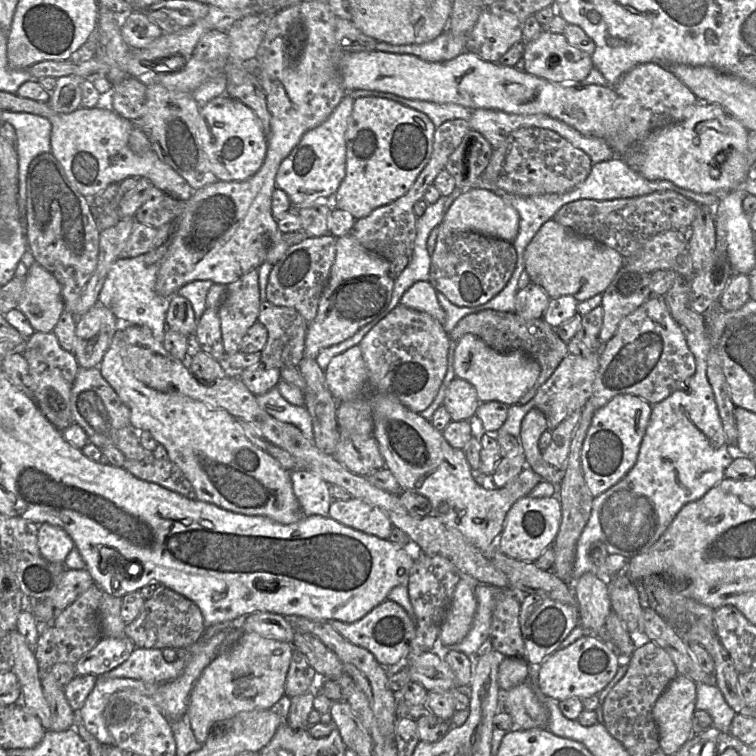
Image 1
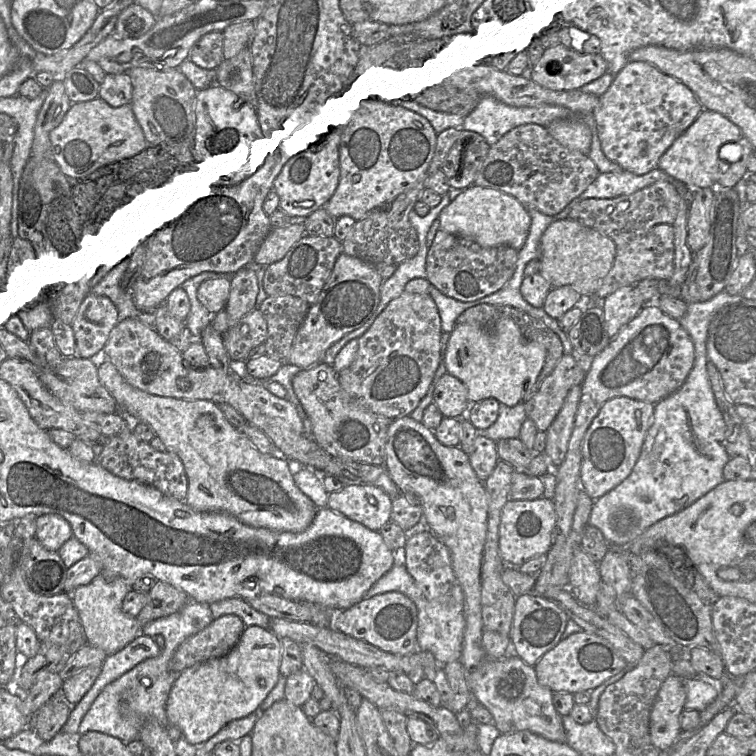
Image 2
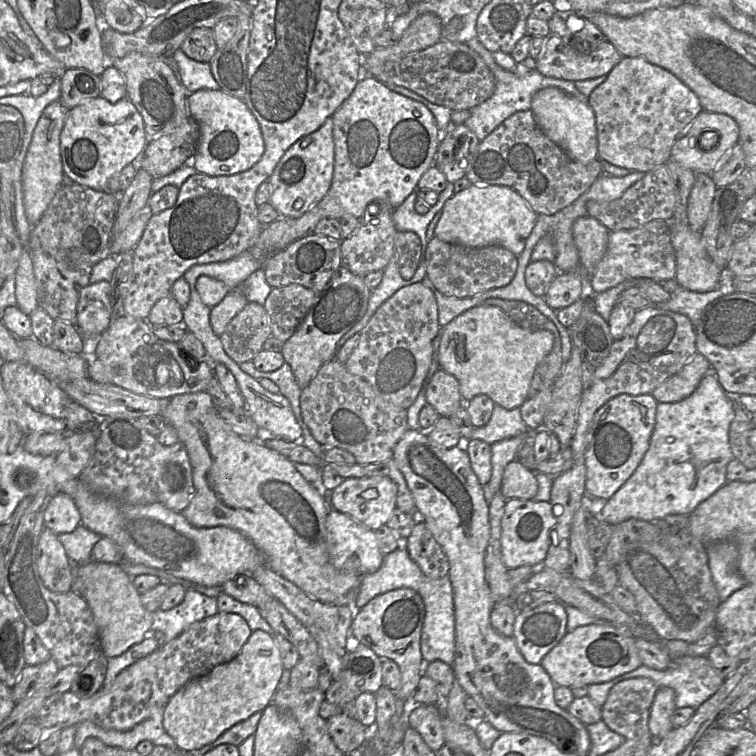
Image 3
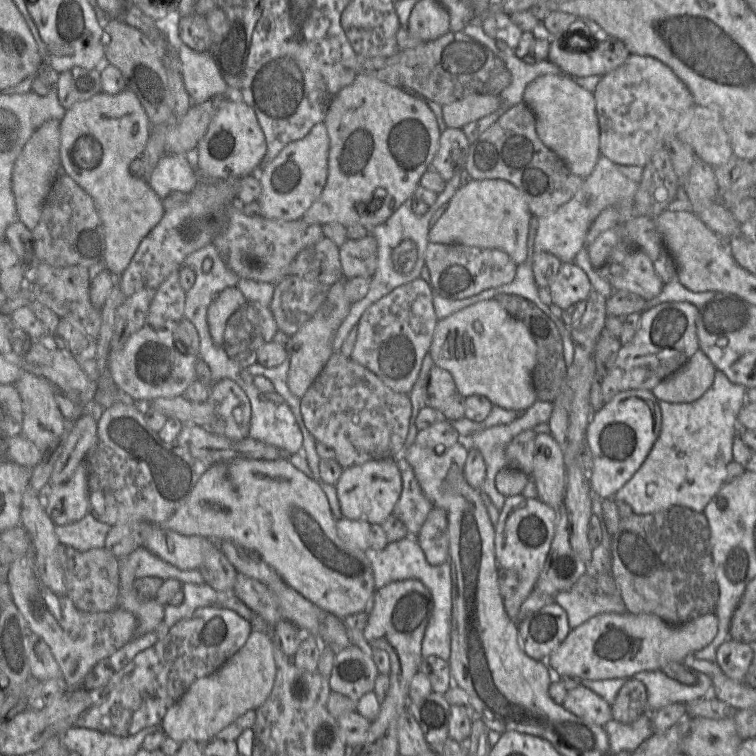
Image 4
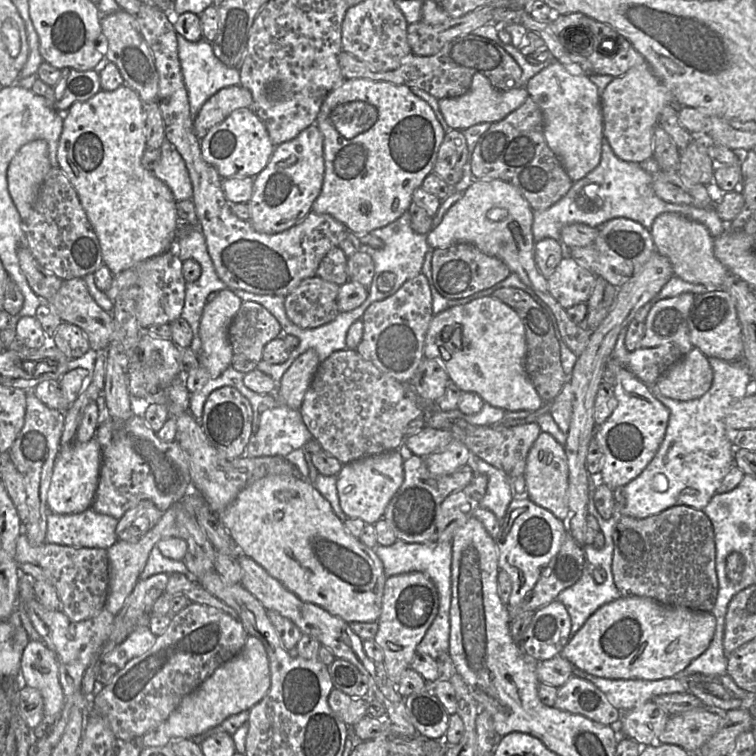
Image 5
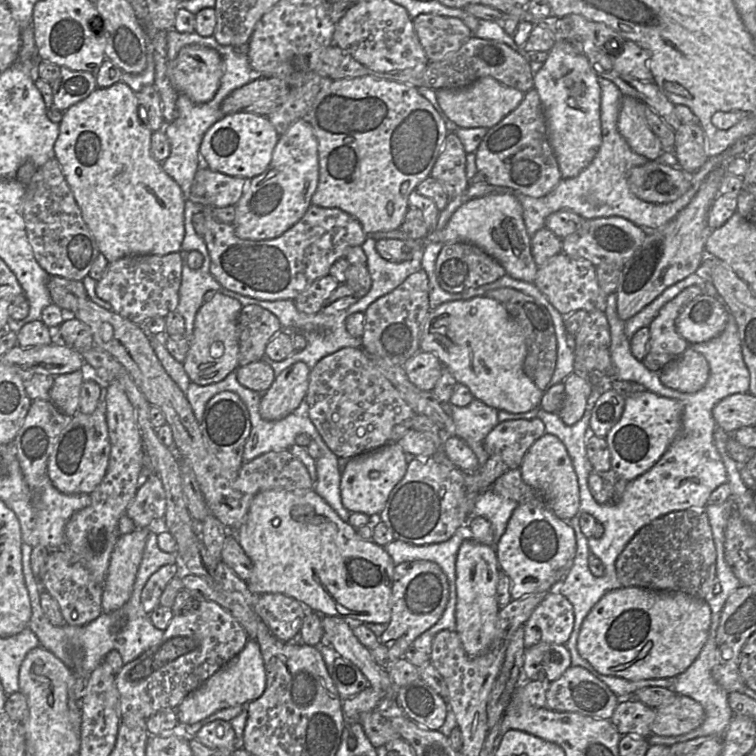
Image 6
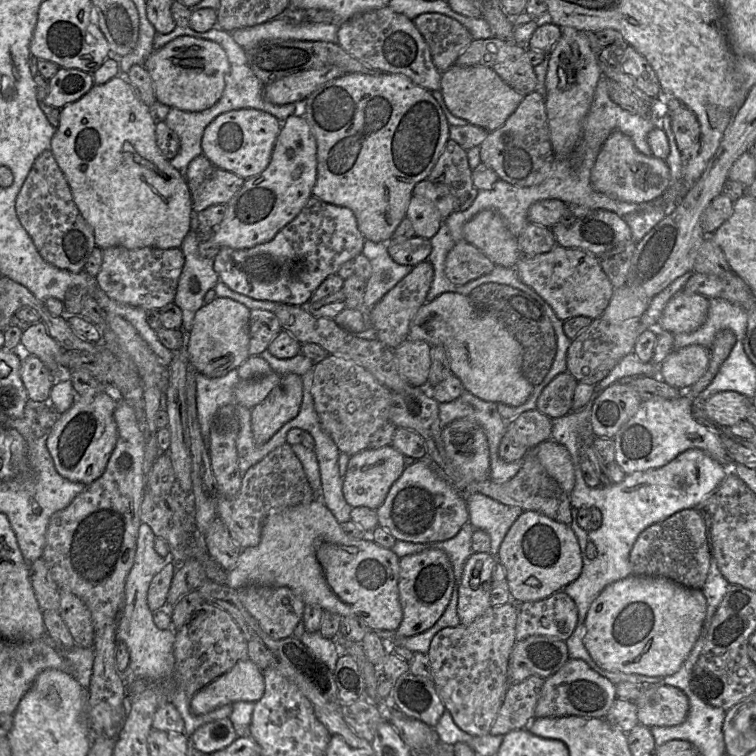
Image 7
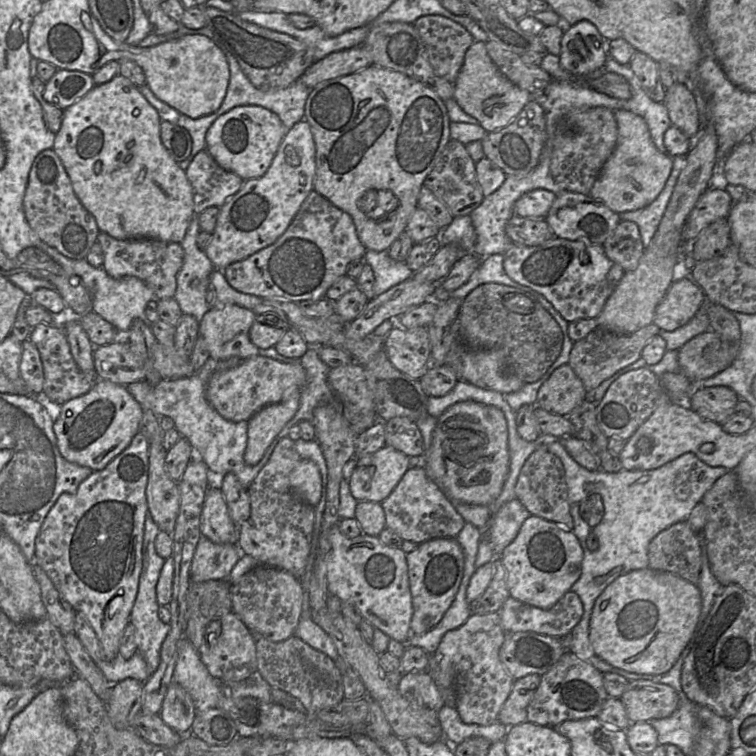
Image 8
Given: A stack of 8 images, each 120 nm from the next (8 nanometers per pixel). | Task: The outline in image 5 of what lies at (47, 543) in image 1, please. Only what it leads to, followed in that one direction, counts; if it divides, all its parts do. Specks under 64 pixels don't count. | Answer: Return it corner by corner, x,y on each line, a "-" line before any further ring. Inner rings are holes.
93,437
85,443
76,440
61,446
57,454
47,493
50,512
56,514
75,514
91,507
97,490
102,464
102,448

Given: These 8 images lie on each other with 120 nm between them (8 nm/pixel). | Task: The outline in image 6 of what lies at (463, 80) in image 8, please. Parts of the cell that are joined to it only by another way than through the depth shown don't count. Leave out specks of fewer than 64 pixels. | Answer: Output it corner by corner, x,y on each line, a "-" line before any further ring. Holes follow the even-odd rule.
490,76
480,77
463,89
435,90
446,116
460,128
492,128
518,107
526,93
507,87

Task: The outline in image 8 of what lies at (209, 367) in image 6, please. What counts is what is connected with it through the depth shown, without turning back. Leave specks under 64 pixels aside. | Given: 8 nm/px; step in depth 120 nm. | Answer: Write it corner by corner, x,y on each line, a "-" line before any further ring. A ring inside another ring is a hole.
238,305
210,308
199,322
199,336
205,341
209,357
245,360
259,355
259,349
250,340
255,319
252,310

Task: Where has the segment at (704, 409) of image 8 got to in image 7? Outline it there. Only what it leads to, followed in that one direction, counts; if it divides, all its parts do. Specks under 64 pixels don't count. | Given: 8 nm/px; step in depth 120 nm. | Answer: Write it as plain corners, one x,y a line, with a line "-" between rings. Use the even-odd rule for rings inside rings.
736,391
718,392
704,403
709,418
720,425
732,427
745,420
752,400

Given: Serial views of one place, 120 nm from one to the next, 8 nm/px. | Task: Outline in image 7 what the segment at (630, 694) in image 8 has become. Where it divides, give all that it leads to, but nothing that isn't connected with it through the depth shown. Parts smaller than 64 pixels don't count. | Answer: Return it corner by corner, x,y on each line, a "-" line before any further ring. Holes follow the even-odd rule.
663,683
648,685
643,694
633,702
639,724
646,727
679,725
686,720
690,708
689,699
682,690

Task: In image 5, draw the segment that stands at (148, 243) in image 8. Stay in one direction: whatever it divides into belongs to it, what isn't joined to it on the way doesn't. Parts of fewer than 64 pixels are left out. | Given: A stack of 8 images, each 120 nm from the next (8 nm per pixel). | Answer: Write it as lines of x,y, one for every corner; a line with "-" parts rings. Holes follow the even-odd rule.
167,251
151,257
114,275
111,287
106,291
111,300
128,287
138,288
138,321
143,329
154,324
170,324
182,316
187,281
183,275
183,261
176,251

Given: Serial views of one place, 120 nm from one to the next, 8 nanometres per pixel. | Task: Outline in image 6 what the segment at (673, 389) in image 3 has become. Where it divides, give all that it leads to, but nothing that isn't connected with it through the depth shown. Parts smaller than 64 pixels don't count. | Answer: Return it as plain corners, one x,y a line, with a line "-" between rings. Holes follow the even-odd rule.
688,347
659,372
661,383
682,393
696,393
708,381
710,368
706,358

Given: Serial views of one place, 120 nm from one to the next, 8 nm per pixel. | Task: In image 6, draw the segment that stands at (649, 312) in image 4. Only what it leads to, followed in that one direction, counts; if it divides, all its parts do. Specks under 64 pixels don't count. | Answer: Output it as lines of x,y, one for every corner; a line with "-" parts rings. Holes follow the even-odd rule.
699,286
685,288
660,309
649,325
651,337
641,362
650,371
660,372
689,347
690,344
677,332
676,319
683,308
701,294

